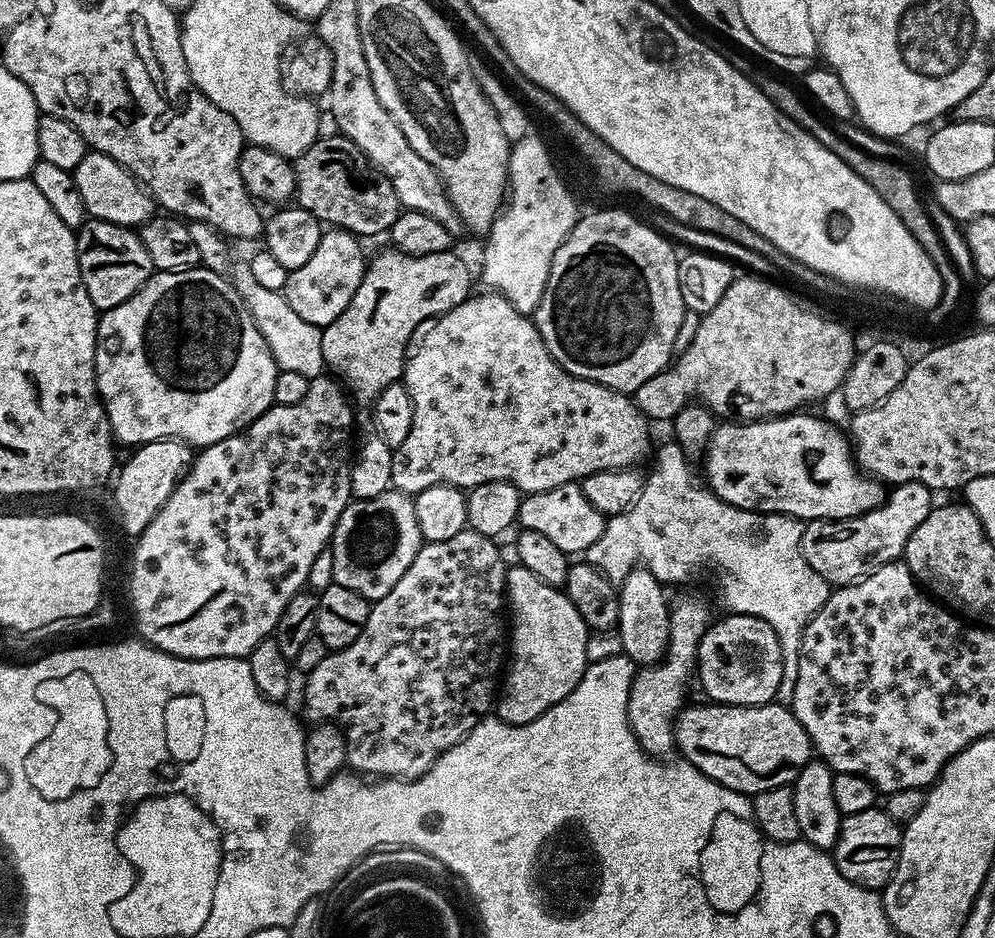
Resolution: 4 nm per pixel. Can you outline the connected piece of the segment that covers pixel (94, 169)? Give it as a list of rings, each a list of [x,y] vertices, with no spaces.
[[[88,151],[71,174],[78,186],[78,194],[82,194],[84,211],[93,220],[105,220],[121,224],[124,228],[135,229],[154,214],[154,201],[147,188],[106,154]]]

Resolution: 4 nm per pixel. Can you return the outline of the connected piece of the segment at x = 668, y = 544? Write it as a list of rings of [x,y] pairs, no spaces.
[[[677,443],[662,445],[656,452],[656,465],[645,477],[644,489],[638,494],[638,502],[634,502],[634,506],[630,506],[630,510],[622,514],[607,517],[602,538],[598,538],[594,546],[582,553],[583,559],[617,586],[622,584],[637,565],[647,568],[664,586],[680,584],[683,580],[690,579],[692,572],[699,568],[709,568],[710,571],[717,572],[720,596],[728,607],[725,609],[737,616],[762,618],[762,622],[766,622],[772,627],[774,634],[778,634],[784,665],[775,703],[791,705],[794,686],[798,682],[802,634],[810,618],[814,618],[814,614],[818,614],[818,610],[822,610],[822,606],[828,601],[830,591],[828,580],[822,578],[822,574],[818,574],[818,570],[814,570],[814,566],[810,566],[810,562],[806,562],[802,554],[805,521],[777,512],[761,514],[730,506],[719,500],[703,483],[696,484],[691,467],[693,465]]]

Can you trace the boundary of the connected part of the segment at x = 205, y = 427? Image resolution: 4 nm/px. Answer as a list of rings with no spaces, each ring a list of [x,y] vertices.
[[[197,266],[194,268],[184,268],[180,272],[157,272],[153,271],[152,277],[142,285],[139,290],[130,297],[126,302],[122,302],[118,306],[114,306],[108,312],[100,312],[96,321],[96,357],[94,358],[94,366],[96,367],[96,389],[100,391],[100,402],[104,405],[104,412],[108,415],[108,425],[112,428],[113,437],[117,441],[120,440],[124,444],[132,444],[131,446],[139,446],[149,444],[155,440],[183,440],[189,446],[195,446],[197,449],[208,448],[214,442],[222,442],[222,438],[230,438],[235,432],[241,432],[246,426],[250,426],[250,422],[254,422],[261,416],[265,410],[272,407],[274,403],[274,382],[276,381],[277,366],[276,359],[270,354],[266,338],[262,338],[262,334],[258,330],[258,326],[254,322],[254,318],[248,313],[248,307],[244,304],[244,299],[236,293],[236,287],[232,284],[231,279],[225,278],[219,271],[212,271],[205,266]]]

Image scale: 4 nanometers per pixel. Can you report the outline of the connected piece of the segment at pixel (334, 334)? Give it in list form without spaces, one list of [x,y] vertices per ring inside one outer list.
[[[387,251],[380,252],[373,260],[371,257],[367,261],[364,277],[358,290],[354,290],[354,298],[350,298],[350,306],[346,306],[346,310],[342,310],[342,314],[338,314],[338,318],[334,318],[334,322],[330,322],[322,330],[322,358],[327,371],[339,379],[357,405],[375,404],[378,394],[382,394],[386,386],[397,383],[403,377],[404,361],[409,355],[410,345],[422,326],[461,304],[473,291],[473,269],[471,272],[467,262],[462,257],[455,256],[455,251],[421,256]]]

